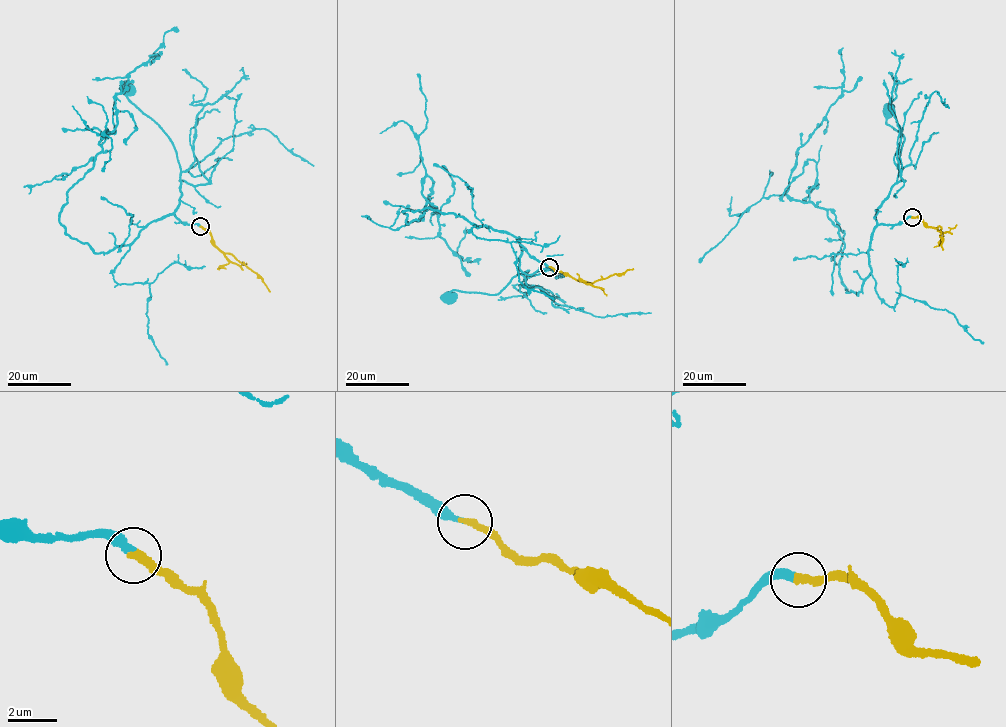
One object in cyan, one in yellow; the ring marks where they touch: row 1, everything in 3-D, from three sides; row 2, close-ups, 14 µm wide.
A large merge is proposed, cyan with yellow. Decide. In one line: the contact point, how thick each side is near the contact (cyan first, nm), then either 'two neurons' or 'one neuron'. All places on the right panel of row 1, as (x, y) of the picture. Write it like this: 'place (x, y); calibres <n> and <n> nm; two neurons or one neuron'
place (912, 217); calibres 280 and 280 nm; one neuron

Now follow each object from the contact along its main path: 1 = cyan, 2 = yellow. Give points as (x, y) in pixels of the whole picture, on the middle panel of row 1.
1: (549, 266), (534, 259), (519, 238), (521, 254), (518, 273), (500, 292), (488, 295), (455, 290), (448, 297)
2: (549, 266), (591, 283), (633, 269)

